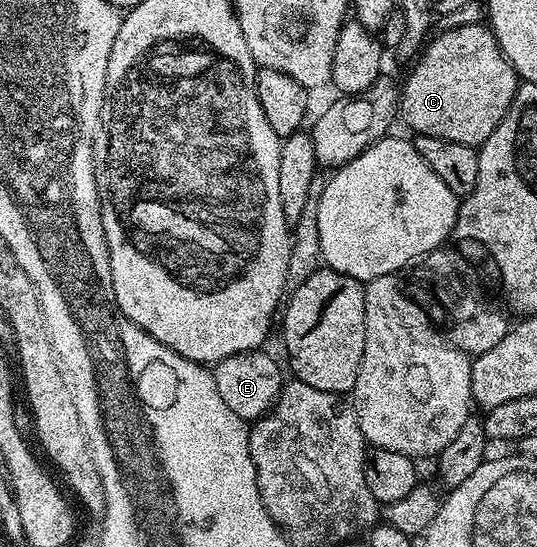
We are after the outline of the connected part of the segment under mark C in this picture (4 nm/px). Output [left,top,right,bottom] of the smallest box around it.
[401,22,520,147]

